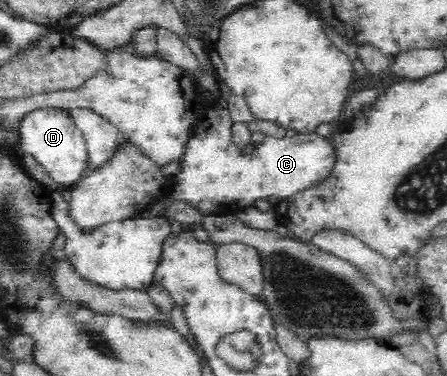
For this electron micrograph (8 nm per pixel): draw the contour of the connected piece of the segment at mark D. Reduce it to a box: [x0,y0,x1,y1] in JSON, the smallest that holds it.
[18,108,88,191]

